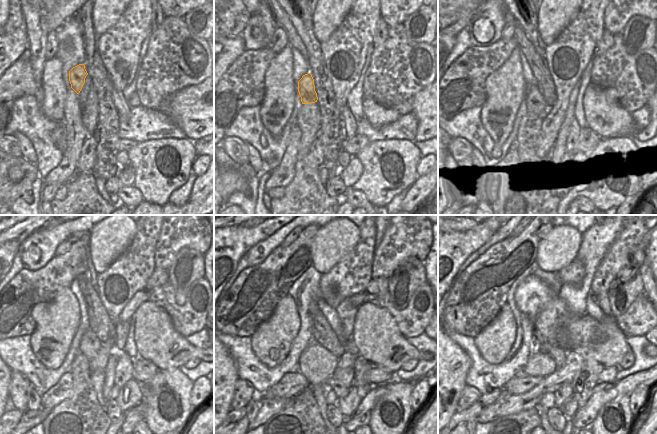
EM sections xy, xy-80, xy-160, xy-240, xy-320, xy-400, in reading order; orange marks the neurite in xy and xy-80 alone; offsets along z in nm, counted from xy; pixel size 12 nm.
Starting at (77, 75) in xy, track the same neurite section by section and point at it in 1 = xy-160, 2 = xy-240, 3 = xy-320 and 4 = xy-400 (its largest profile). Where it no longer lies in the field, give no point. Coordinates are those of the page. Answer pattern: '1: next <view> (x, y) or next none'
1: next xy-160 (535, 102)
2: next xy-240 (90, 344)
3: next xy-320 (316, 362)
4: next xy-400 (540, 363)

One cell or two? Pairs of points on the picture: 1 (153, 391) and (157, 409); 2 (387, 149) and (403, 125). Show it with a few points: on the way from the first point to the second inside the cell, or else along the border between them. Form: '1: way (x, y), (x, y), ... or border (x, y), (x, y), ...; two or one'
1: way (157, 395), (157, 405); one
2: border (371, 141), (379, 139), (409, 139), (416, 146); two

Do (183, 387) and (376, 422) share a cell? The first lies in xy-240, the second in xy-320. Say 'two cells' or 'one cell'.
one cell

